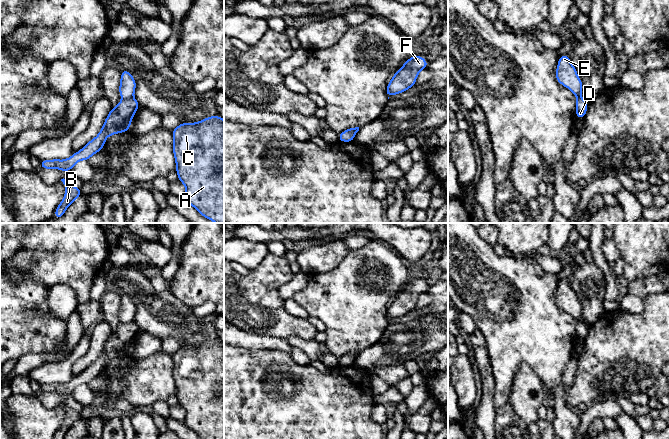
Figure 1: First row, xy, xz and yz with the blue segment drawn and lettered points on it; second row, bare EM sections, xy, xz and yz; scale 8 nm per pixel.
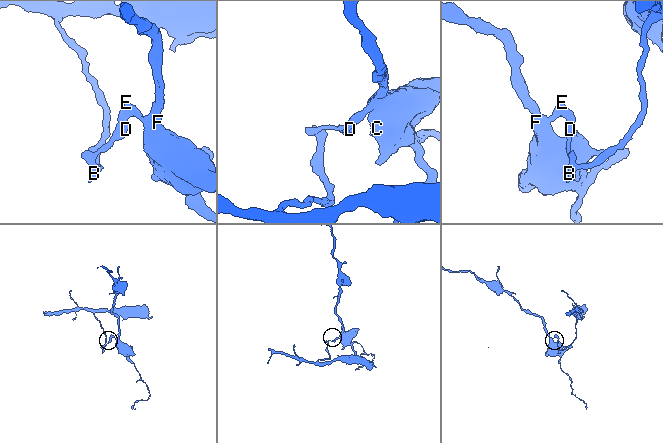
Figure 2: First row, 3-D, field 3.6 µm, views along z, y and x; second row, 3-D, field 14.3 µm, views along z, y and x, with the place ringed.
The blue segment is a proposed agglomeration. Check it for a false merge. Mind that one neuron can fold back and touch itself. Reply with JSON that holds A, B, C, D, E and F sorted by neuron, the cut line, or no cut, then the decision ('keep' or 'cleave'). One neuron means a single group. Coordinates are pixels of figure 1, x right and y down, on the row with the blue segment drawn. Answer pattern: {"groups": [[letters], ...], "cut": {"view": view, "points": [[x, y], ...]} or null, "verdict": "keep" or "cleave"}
{"groups": [["A", "C", "E", "F"], ["B", "D"]], "cut": {"view": "xy", "points": [[133, 97], [123, 99]]}, "verdict": "cleave"}

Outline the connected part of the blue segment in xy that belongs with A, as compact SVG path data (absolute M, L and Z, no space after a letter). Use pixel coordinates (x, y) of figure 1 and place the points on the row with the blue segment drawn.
M211 116L195 123L181 123L173 131L173 153L179 181L186 187L184 199L203 217L224 223L224 120Z

